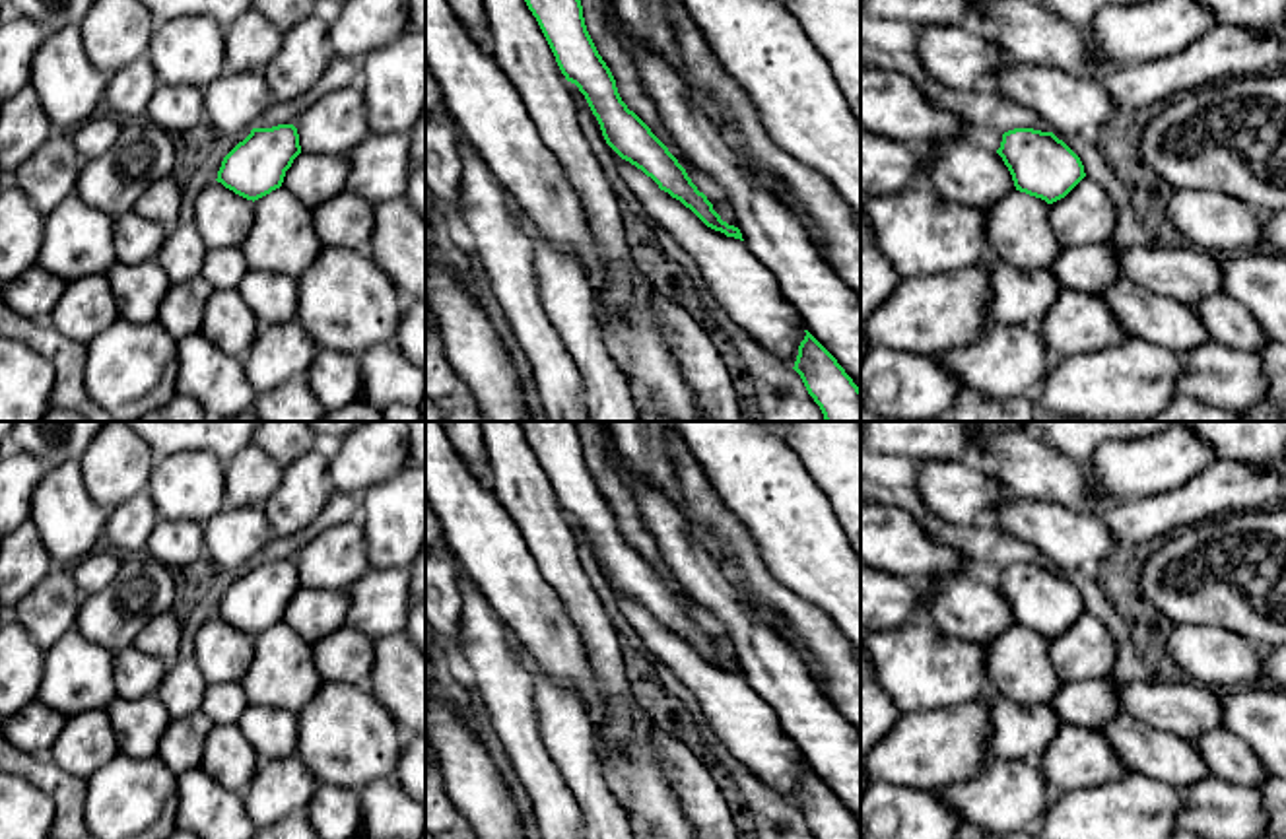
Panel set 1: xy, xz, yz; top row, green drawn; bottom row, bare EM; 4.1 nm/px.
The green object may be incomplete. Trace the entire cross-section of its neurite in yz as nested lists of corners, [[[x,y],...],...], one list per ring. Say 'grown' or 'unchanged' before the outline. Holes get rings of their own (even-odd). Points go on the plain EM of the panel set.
unchanged; [[[1008,565],[997,588],[1008,602],[1016,625],[1047,639],[1065,633],[1086,612],[1080,592],[1053,567]]]

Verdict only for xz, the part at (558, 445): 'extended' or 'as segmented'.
as segmented

